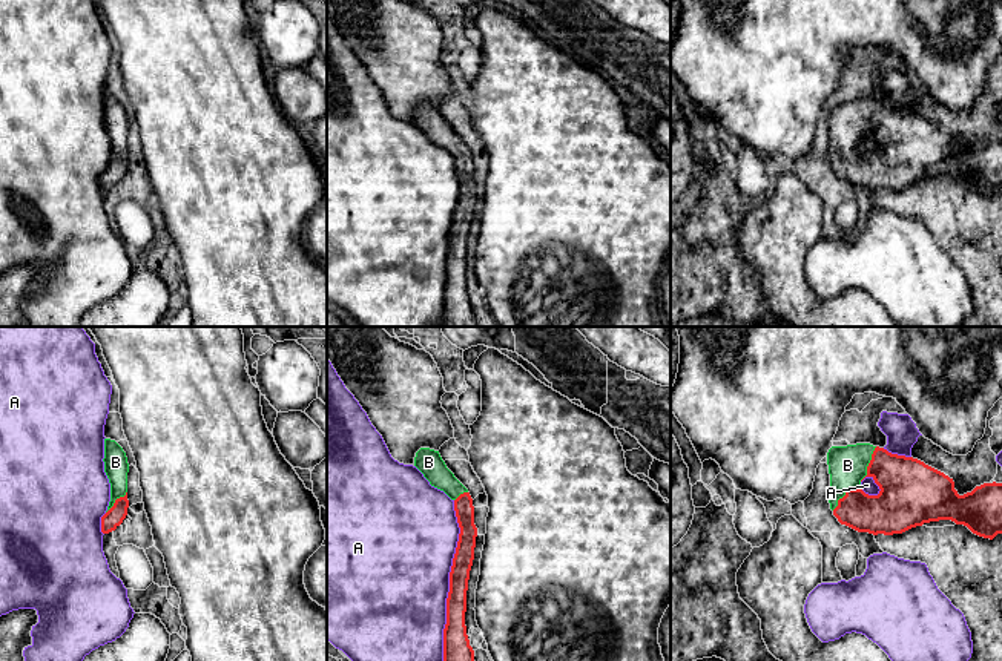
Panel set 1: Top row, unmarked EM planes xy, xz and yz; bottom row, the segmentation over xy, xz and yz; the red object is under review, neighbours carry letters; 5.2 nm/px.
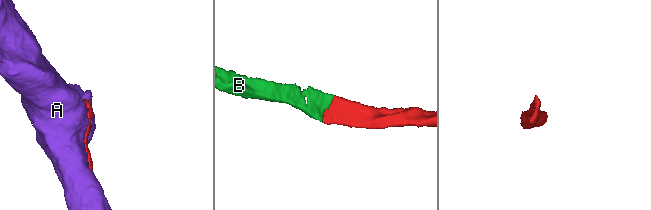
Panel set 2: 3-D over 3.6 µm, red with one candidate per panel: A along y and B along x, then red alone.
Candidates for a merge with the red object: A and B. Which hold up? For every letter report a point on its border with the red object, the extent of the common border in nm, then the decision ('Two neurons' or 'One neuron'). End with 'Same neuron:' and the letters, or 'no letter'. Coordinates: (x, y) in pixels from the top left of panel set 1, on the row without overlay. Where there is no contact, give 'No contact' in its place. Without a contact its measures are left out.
A: Touches red at xz (450, 241). Shared border 900 nm. Two neurons
B: Touches red at yz (869, 120). Shared border 200 nm. One neuron
Same neuron: B

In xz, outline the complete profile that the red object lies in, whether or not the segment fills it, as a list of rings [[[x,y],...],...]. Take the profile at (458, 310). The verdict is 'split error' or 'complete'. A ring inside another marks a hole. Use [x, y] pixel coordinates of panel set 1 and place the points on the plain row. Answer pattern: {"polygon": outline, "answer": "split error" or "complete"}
{"polygon": [[[420,104],[414,113],[414,123],[431,143],[443,147],[454,158],[460,184],[450,229],[447,281],[443,285],[443,327],[477,327],[465,282],[466,247],[477,193],[473,155],[468,146],[447,124],[439,107]]], "answer": "split error"}

